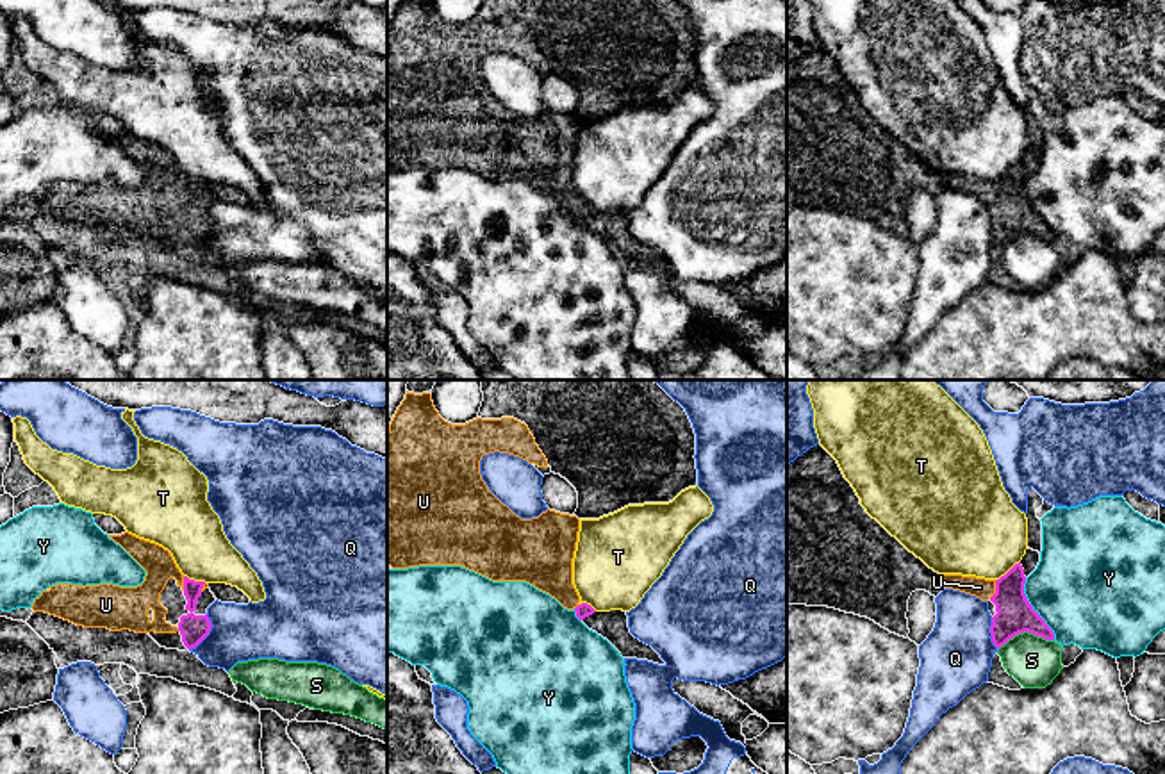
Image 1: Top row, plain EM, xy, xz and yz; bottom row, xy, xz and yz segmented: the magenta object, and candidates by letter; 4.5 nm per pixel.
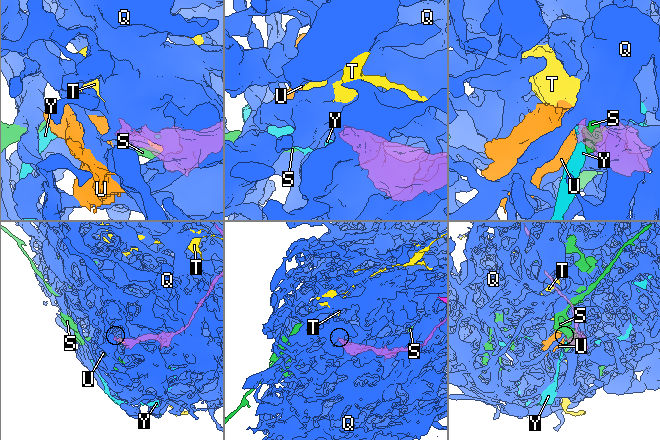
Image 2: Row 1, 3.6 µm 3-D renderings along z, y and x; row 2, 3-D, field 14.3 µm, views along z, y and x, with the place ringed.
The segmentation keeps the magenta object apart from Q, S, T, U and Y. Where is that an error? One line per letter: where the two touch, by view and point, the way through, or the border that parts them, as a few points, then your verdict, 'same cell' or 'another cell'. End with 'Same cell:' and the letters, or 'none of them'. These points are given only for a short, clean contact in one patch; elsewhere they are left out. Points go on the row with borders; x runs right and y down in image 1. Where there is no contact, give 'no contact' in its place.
Q: xy (207, 634) | another cell
S: yz (1024, 630) | another cell
T: yz (1008, 571) | along yz (1019, 560), (996, 580) | another cell
U: yz (996, 589) | across yz (1014, 616), (1012, 605), (996, 589), (980, 587) | same cell
Y: yz (1032, 609) | another cell
Same cell: U

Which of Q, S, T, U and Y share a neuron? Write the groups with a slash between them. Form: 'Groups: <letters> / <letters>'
Groups: Q / S / T / U / Y

